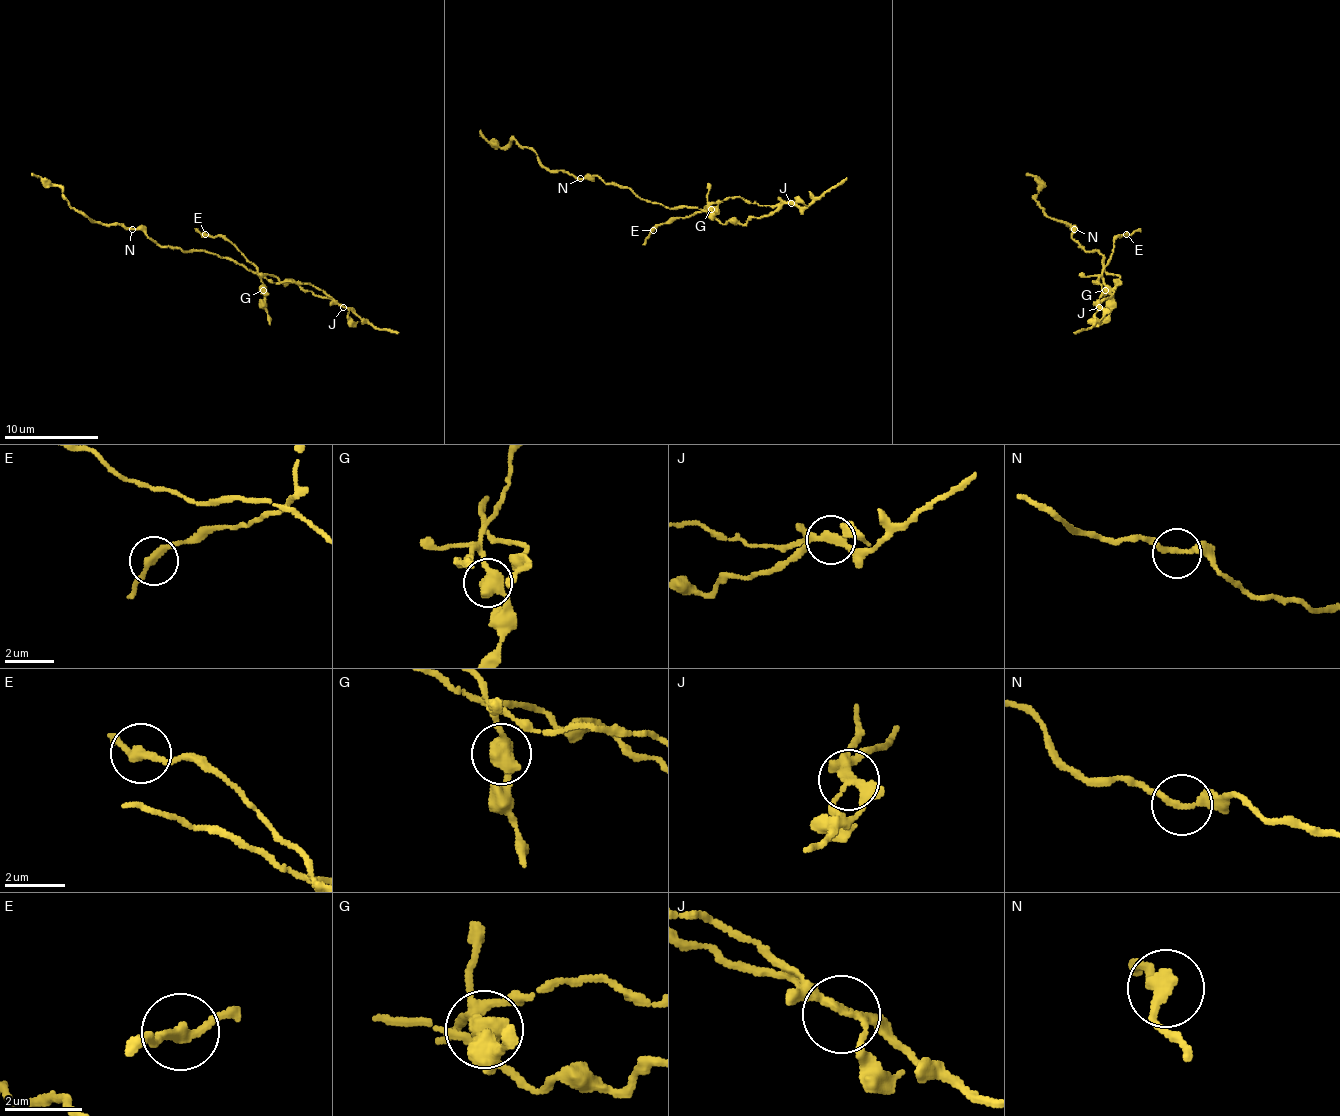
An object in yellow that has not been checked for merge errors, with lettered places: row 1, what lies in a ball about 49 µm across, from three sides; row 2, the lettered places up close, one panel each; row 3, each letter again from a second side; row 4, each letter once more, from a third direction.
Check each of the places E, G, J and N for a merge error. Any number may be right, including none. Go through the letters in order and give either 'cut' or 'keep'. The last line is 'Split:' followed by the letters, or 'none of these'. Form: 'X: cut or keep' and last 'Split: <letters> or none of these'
E: keep
G: cut
J: keep
N: keep
Split: G

